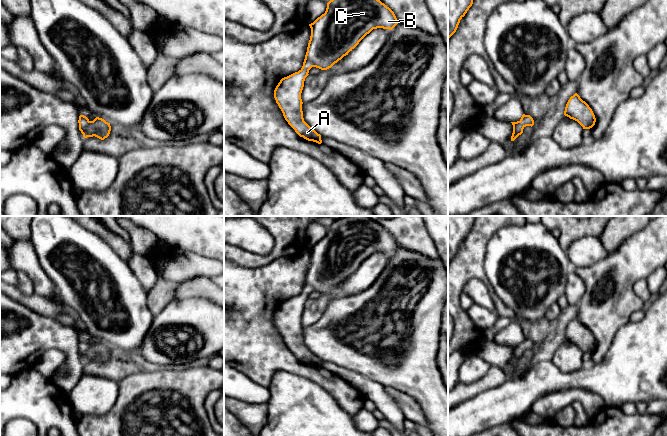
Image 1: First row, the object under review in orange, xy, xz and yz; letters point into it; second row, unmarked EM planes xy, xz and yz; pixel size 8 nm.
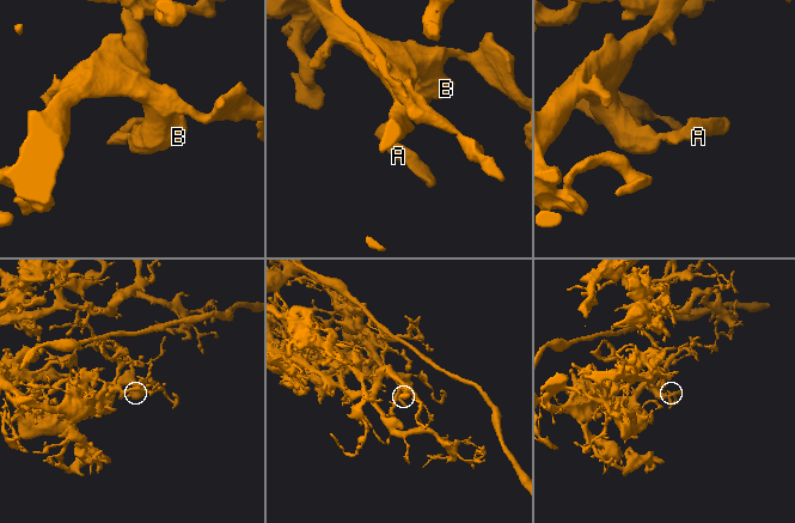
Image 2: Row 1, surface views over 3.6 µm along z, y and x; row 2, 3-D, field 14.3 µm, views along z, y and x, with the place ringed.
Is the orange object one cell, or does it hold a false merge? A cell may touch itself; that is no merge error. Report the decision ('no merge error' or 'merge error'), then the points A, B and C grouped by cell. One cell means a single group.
no merge error; A B C

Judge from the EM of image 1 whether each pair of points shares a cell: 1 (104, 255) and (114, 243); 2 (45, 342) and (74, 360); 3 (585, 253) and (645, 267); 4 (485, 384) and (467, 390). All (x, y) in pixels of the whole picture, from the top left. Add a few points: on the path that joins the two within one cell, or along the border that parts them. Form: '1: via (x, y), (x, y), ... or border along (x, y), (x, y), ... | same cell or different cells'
1: border along (92, 232), (97, 234), (127, 263) | different cells
2: via (53, 342), (58, 342), (68, 352) | same cell
3: border along (607, 252), (595, 263), (581, 266) | different cells
4: via (481, 385), (471, 390) | same cell

